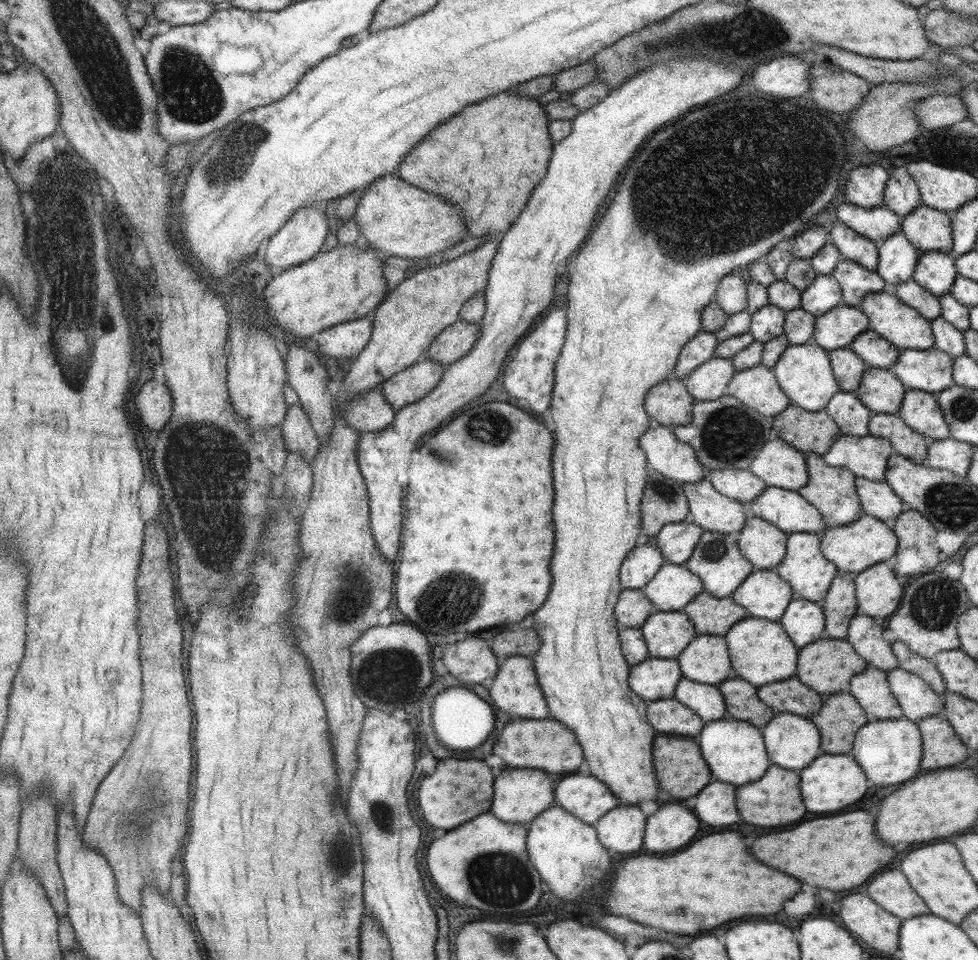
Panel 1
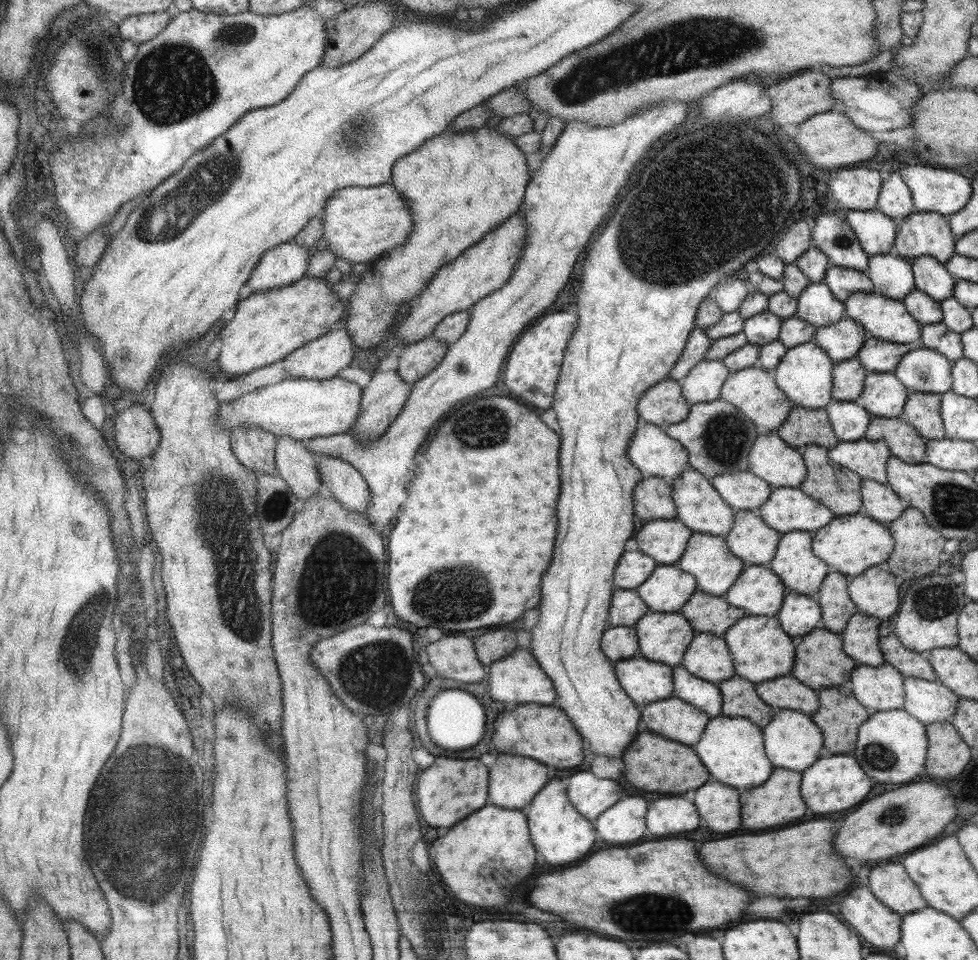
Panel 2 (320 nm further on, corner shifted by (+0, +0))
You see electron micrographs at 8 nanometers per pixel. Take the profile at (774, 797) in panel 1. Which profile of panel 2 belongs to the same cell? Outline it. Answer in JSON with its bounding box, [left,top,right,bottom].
[739,768,807,830]

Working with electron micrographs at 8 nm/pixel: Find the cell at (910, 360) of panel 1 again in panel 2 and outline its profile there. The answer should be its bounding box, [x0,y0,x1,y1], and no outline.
[892,349,952,394]

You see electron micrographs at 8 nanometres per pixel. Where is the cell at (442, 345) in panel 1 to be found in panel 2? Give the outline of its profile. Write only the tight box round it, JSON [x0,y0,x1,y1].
[395,336,449,384]

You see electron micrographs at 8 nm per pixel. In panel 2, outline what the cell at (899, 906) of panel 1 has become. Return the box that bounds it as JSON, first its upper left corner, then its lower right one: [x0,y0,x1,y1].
[867,864,925,914]

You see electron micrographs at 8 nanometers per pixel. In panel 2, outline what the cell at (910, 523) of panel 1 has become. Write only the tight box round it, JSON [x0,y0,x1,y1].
[885,506,946,587]

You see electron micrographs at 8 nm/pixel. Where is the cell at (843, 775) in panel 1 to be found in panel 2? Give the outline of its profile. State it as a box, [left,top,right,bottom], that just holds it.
[801,756,871,814]

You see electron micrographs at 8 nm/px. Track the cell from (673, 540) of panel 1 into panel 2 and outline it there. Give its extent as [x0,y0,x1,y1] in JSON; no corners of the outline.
[633,518,693,565]

